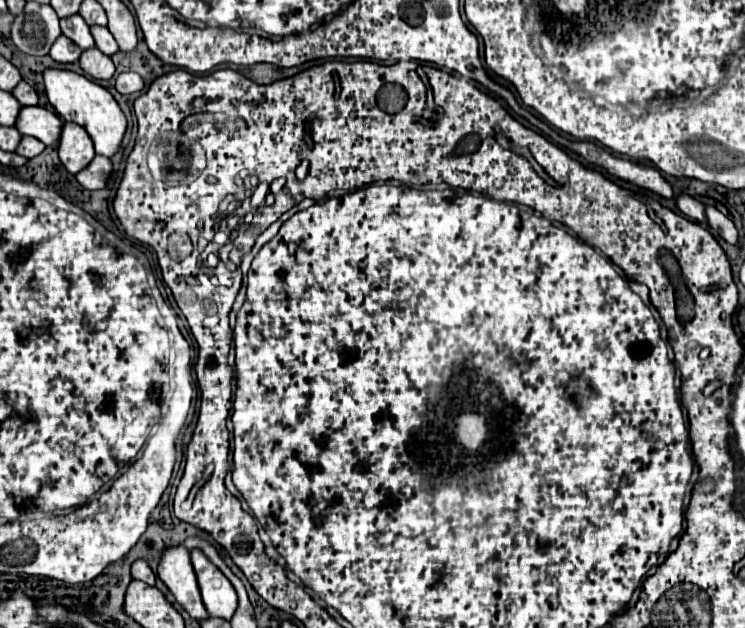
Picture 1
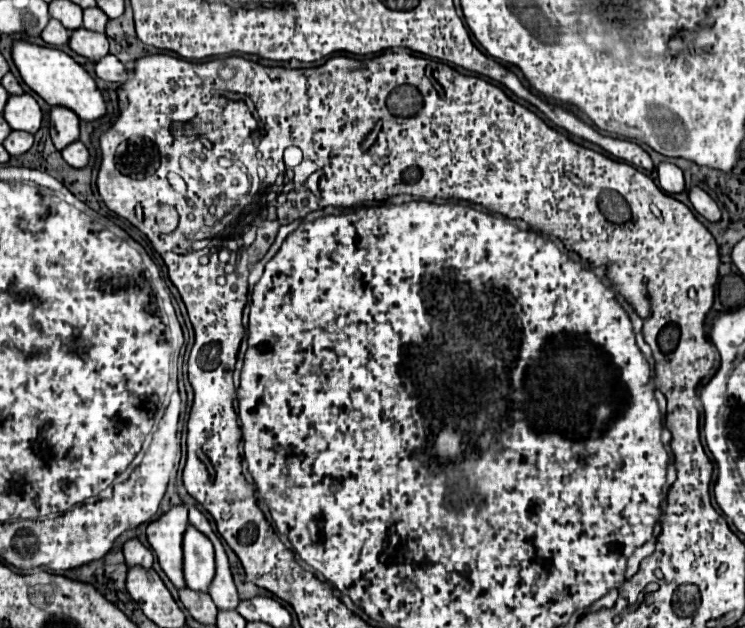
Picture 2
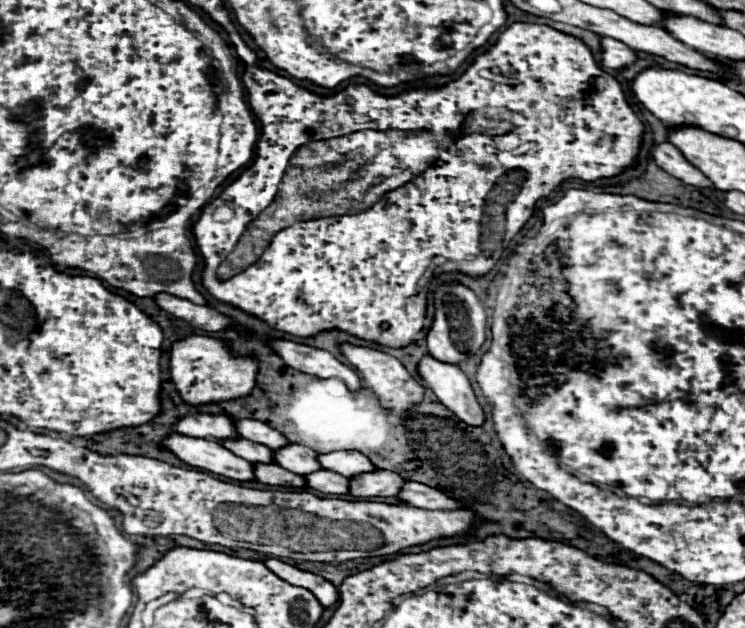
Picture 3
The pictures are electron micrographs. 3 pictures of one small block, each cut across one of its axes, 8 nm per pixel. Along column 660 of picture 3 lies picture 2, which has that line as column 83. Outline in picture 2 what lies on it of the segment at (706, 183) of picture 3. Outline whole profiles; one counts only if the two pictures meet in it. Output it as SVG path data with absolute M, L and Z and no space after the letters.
M82 142L70 144L66 150L62 150L62 156L64 156L64 160L66 160L72 168L86 168L86 166L88 166L88 160L90 160L88 148L86 148Z

